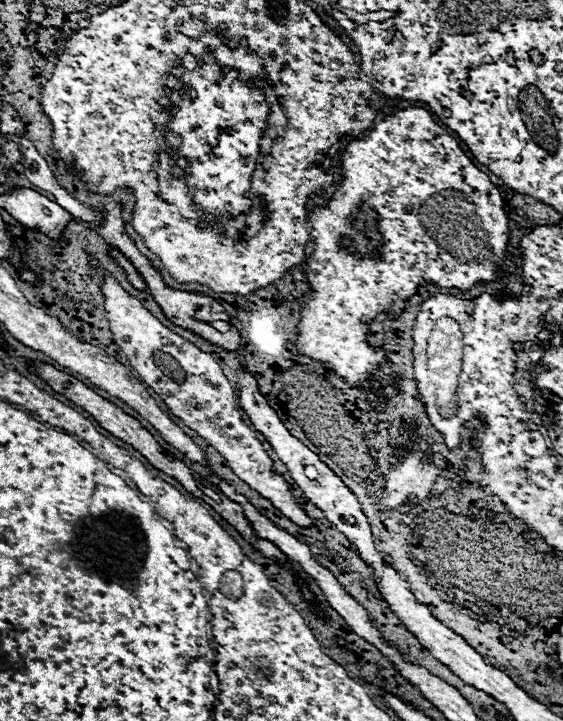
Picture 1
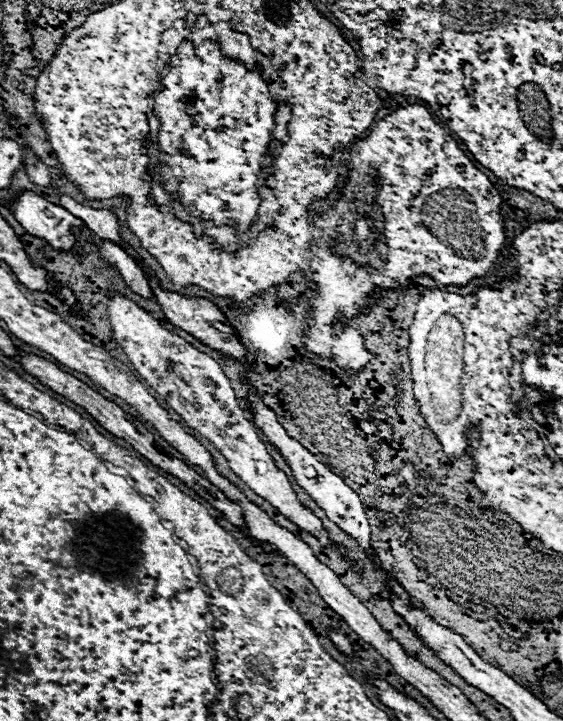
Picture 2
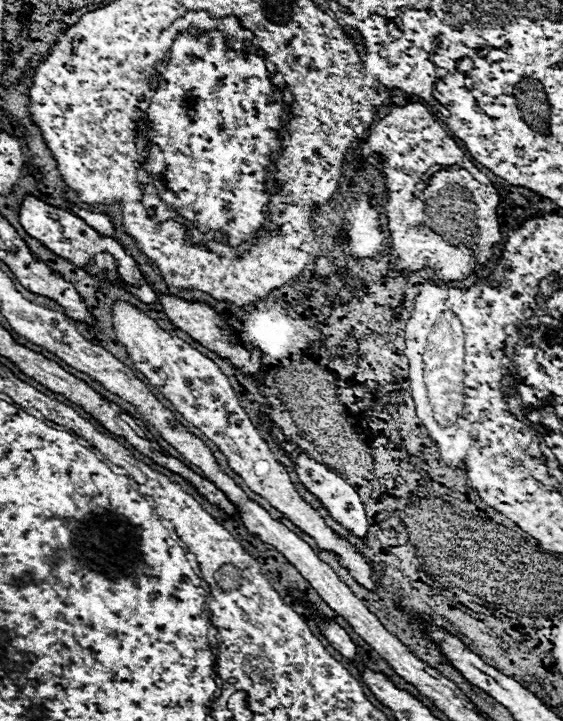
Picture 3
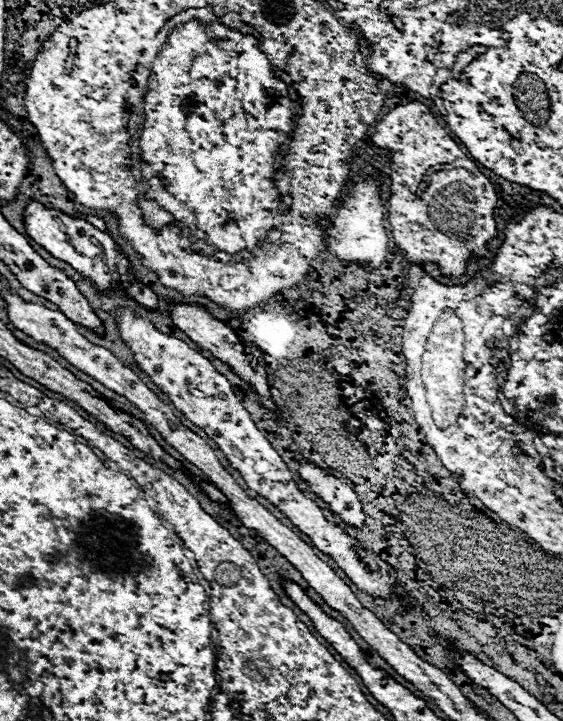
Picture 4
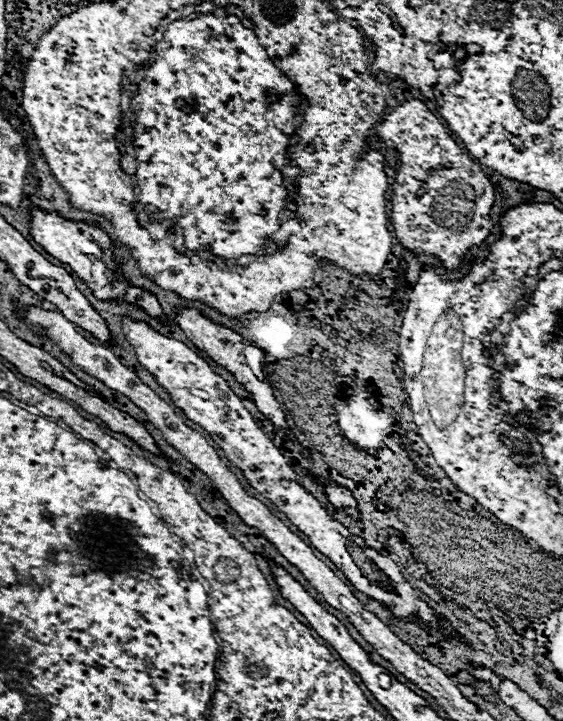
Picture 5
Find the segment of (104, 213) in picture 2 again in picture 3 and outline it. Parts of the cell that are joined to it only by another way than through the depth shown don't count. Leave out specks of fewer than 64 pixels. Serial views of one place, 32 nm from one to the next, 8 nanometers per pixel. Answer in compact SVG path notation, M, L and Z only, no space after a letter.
M72 208L72 212L80 218L84 218L86 224L90 224L94 230L98 230L100 234L104 236L114 236L114 226L110 222L110 218L106 214L96 214L96 212L90 212L90 210L80 210L80 208Z

